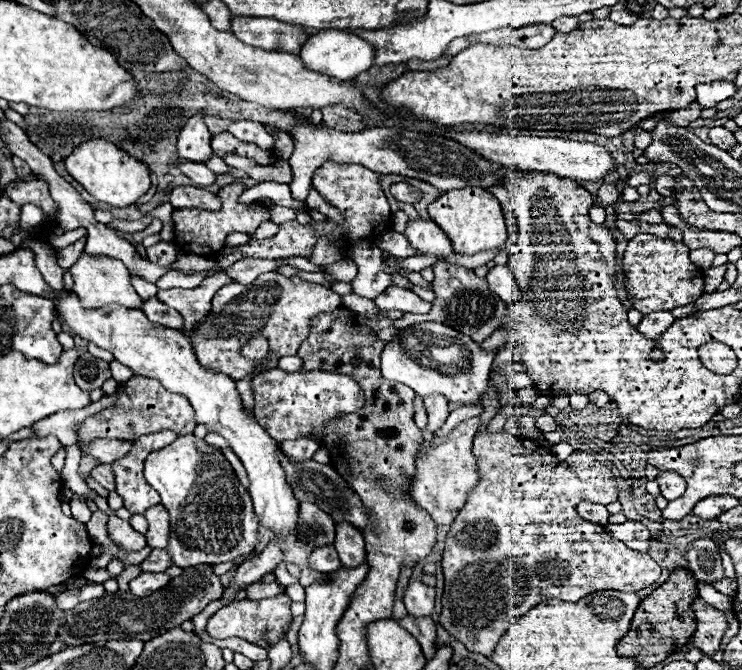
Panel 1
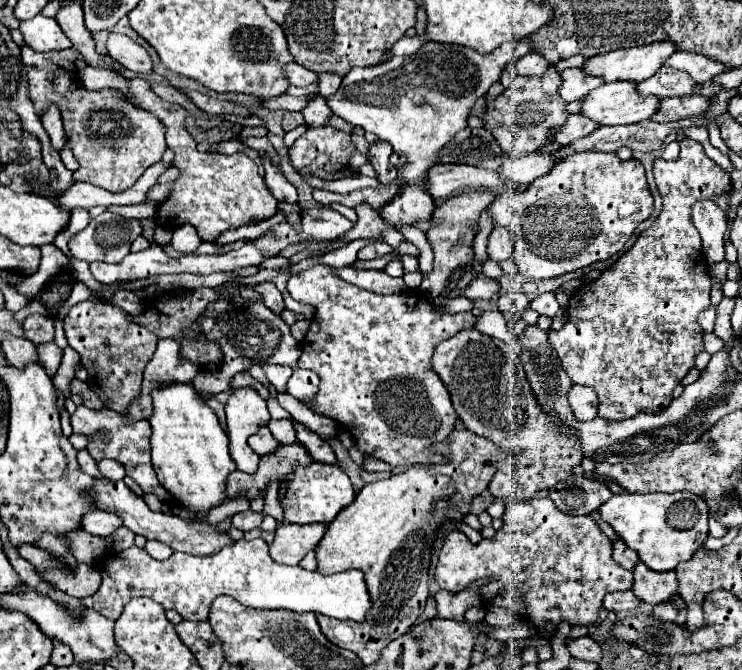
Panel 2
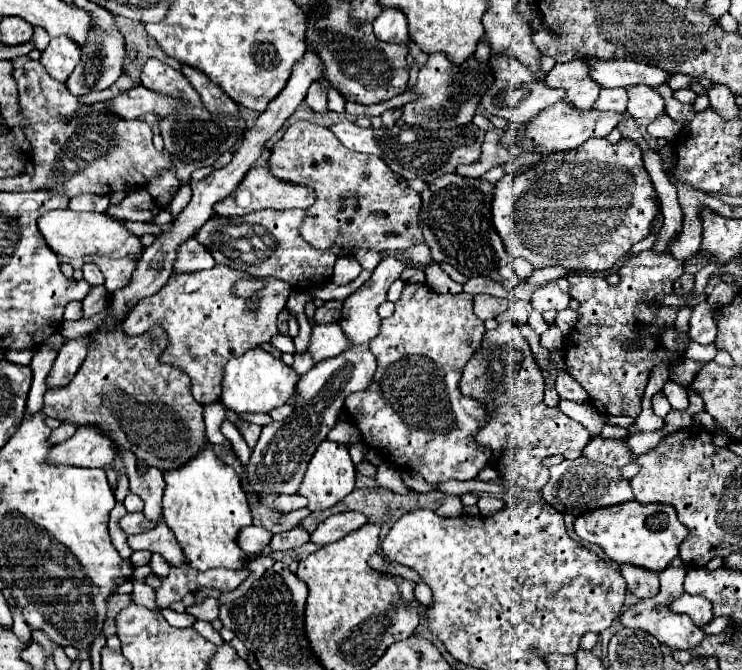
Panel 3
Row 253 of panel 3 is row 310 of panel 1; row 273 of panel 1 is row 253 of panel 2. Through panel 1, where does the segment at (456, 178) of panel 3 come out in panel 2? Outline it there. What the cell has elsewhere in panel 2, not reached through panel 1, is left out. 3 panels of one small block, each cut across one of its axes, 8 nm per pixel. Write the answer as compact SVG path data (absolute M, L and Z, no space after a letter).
M470 190L434 208L432 216L438 226L426 234L434 250L434 268L432 272L424 274L424 280L420 286L420 290L426 296L444 296L444 298L466 296L470 300L478 300L478 298L488 300L494 294L498 294L500 290L498 280L486 278L482 274L482 264L474 260L474 250L472 250L474 232L468 228L468 222L478 222L480 212L486 210L492 200L494 200L494 194L490 190Z

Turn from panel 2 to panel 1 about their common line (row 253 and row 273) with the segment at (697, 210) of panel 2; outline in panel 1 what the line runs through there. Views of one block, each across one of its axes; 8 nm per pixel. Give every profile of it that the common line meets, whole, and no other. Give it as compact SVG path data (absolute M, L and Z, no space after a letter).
M712 266L704 270L704 294L712 294L718 290L720 282L724 280L724 272L726 272L726 266Z

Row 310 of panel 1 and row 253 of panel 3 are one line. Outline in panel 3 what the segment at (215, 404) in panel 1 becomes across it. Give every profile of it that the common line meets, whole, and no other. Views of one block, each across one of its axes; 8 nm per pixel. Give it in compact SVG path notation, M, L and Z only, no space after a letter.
M52 210L38 220L38 228L46 244L60 256L84 258L84 256L108 256L108 258L132 258L140 260L144 246L138 236L132 236L122 222L112 220L106 214L96 212L72 212L72 210Z

